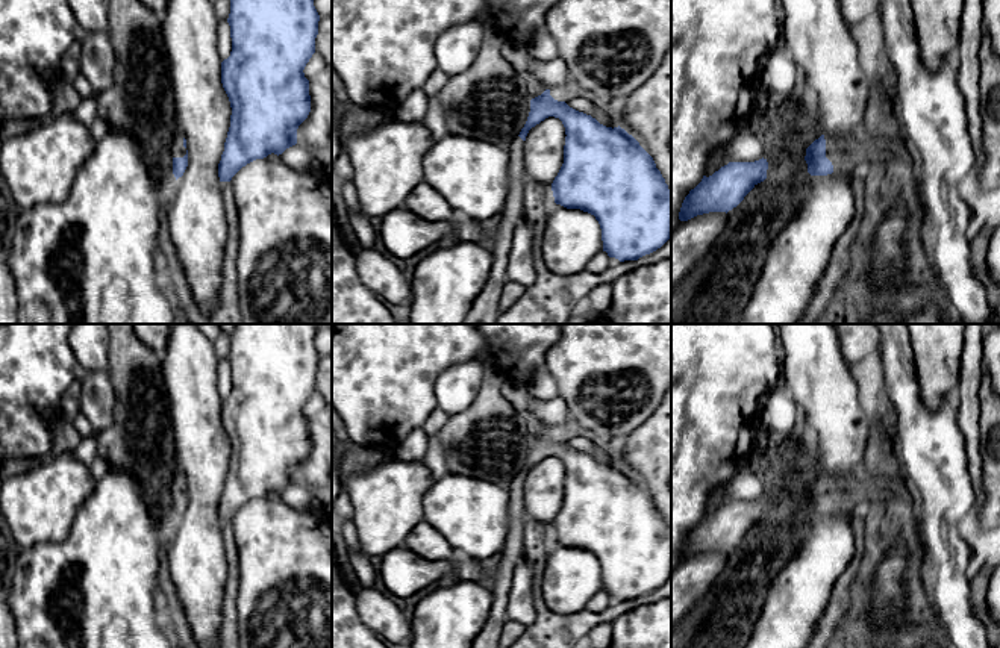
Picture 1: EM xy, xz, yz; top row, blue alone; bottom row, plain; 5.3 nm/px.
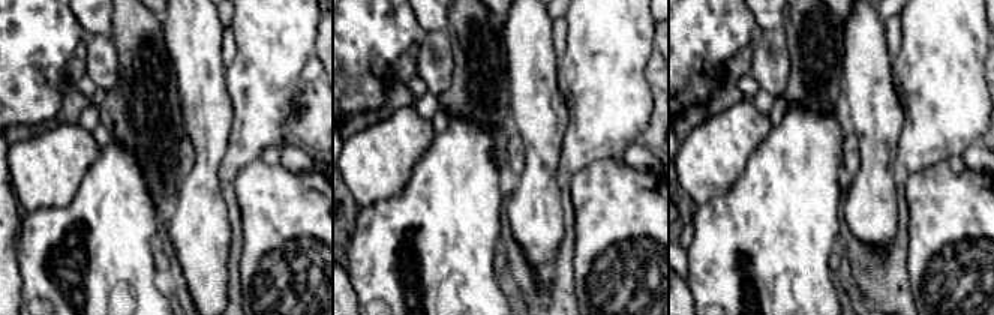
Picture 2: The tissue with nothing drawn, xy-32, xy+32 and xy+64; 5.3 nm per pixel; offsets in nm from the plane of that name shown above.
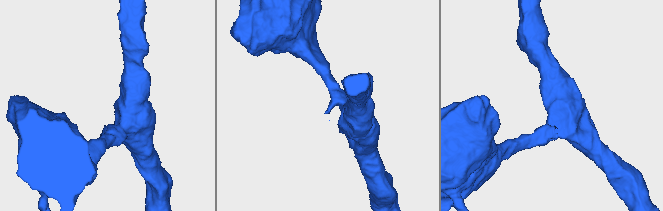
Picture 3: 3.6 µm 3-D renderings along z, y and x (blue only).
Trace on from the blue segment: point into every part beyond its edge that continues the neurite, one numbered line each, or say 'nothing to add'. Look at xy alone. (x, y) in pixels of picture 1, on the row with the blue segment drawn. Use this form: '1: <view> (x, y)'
1: xy (178, 149)

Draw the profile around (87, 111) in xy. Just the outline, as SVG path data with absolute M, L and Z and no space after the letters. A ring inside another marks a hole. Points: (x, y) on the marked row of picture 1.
M91 94L86 98L82 98L80 104L74 112L74 118L77 118L86 127L91 127L97 115L98 115L98 104L97 97L94 94Z

